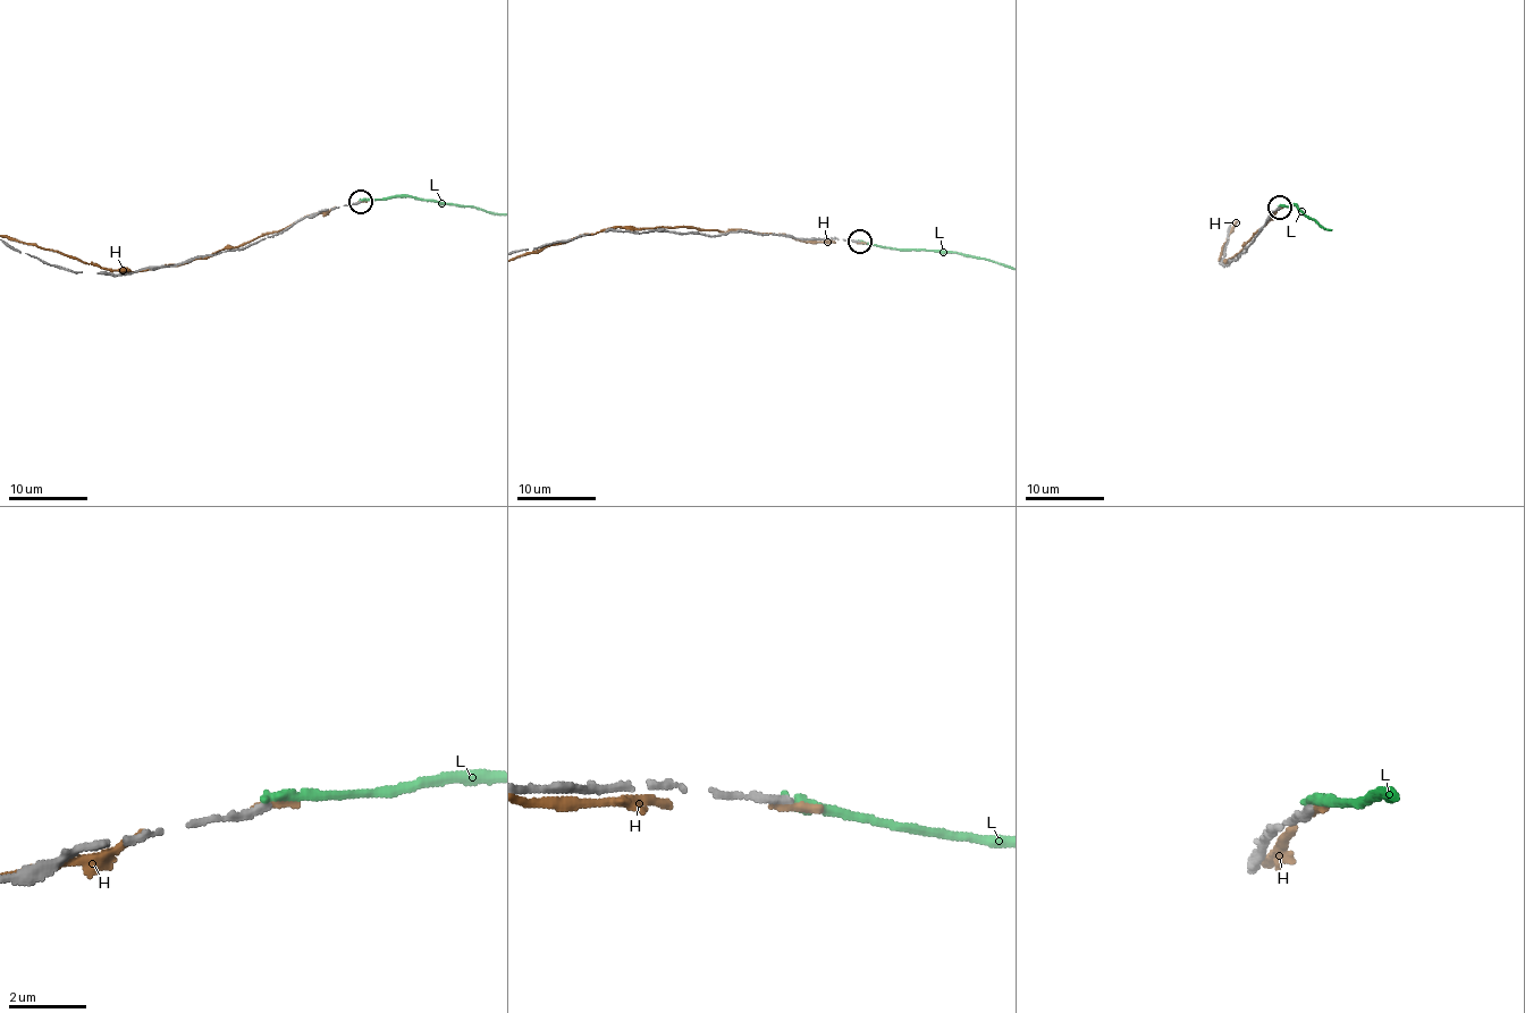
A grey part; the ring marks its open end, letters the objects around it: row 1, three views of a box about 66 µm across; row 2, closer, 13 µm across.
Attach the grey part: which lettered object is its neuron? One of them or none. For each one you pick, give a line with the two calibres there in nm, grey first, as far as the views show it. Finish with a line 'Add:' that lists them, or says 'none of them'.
Add: none of them

